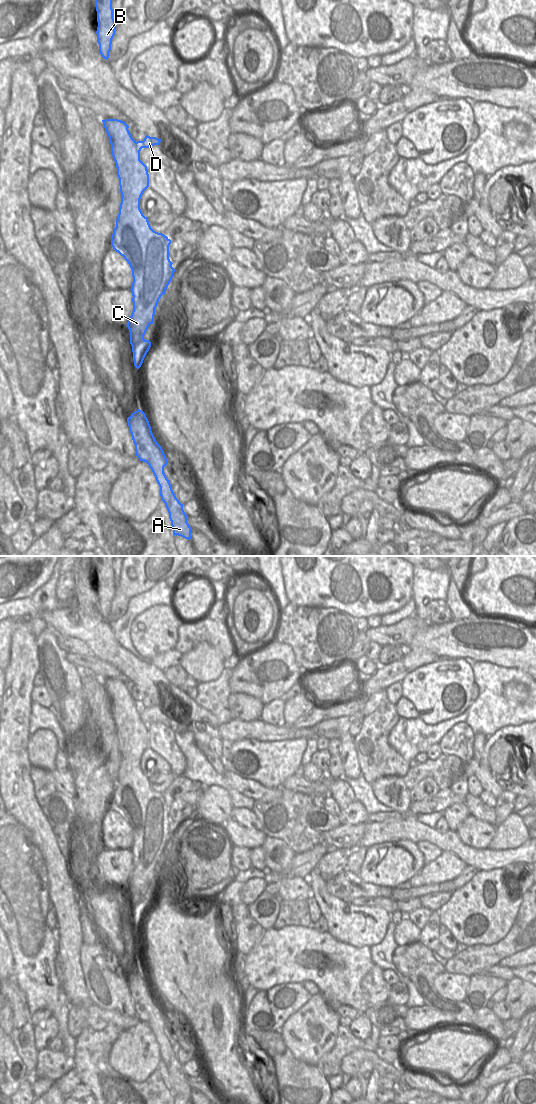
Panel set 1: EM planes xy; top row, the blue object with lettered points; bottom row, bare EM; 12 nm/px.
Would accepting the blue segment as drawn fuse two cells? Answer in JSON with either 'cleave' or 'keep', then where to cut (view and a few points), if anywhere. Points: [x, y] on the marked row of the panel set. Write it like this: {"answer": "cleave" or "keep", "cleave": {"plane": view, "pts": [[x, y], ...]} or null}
{"answer": "cleave", "cleave": {"plane": "xy", "pts": [[136, 142], [136, 148], [139, 152]]}}

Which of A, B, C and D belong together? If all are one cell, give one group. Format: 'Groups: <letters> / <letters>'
Groups: A B C / D.

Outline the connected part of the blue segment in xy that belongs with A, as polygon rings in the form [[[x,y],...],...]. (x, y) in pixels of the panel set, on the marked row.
[[[138,409],[127,418],[127,422],[135,445],[136,456],[140,461],[149,465],[160,487],[161,500],[168,510],[173,535],[190,540],[192,528],[187,522],[188,516],[183,510],[183,504],[176,498],[164,473],[164,467],[168,464],[168,461],[162,447],[157,443],[151,431],[145,413]]]

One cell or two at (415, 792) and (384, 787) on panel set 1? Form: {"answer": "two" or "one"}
{"answer": "two"}

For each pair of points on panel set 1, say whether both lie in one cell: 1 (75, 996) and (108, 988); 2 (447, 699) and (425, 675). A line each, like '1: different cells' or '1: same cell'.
1: different cells
2: same cell

